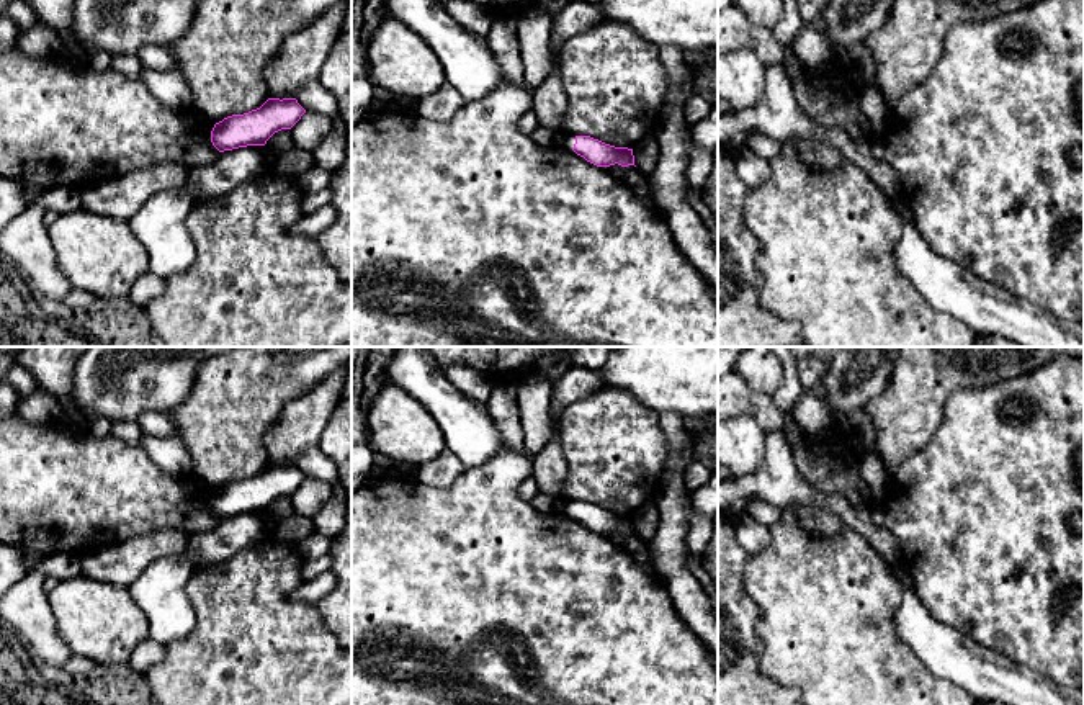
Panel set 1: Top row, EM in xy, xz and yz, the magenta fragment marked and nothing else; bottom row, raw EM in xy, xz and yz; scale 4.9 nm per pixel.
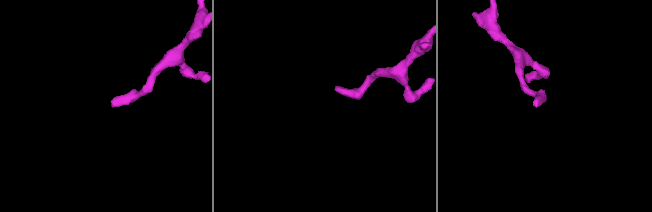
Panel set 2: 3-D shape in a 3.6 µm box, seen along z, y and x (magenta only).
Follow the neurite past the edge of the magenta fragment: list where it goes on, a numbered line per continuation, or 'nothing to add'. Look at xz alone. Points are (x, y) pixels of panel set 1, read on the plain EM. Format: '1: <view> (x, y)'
1: xz (568, 507)

